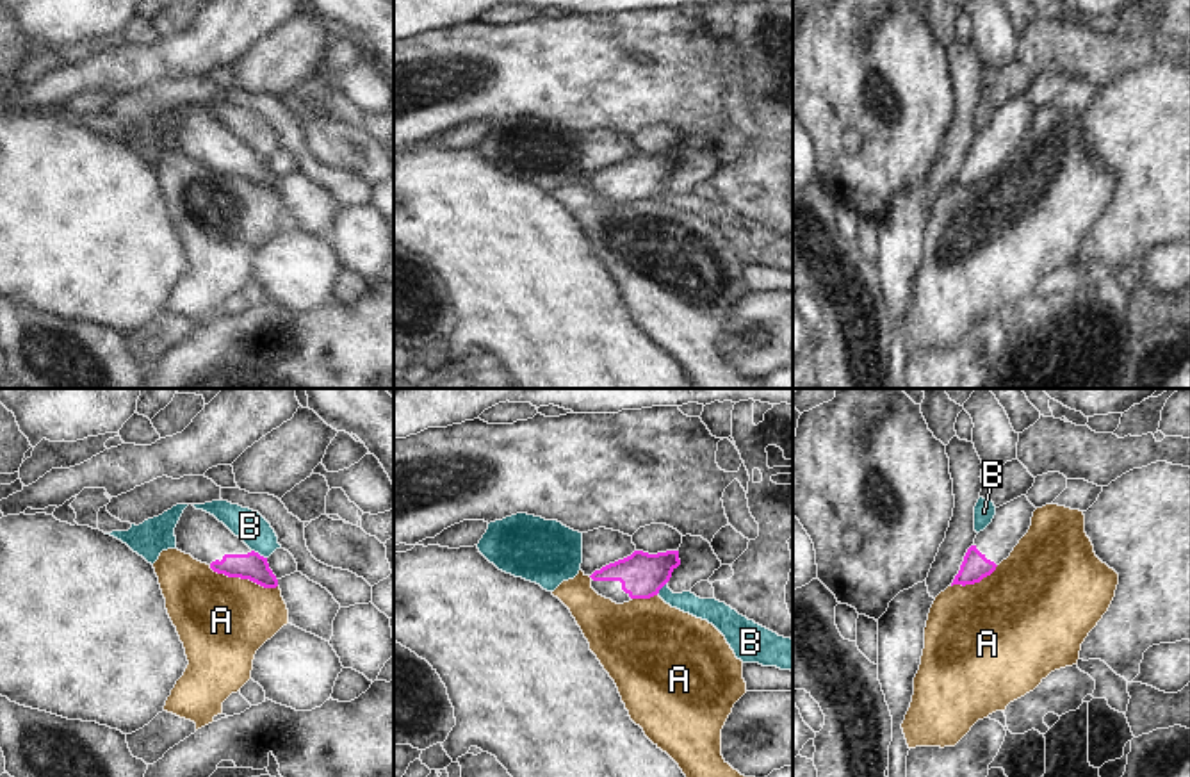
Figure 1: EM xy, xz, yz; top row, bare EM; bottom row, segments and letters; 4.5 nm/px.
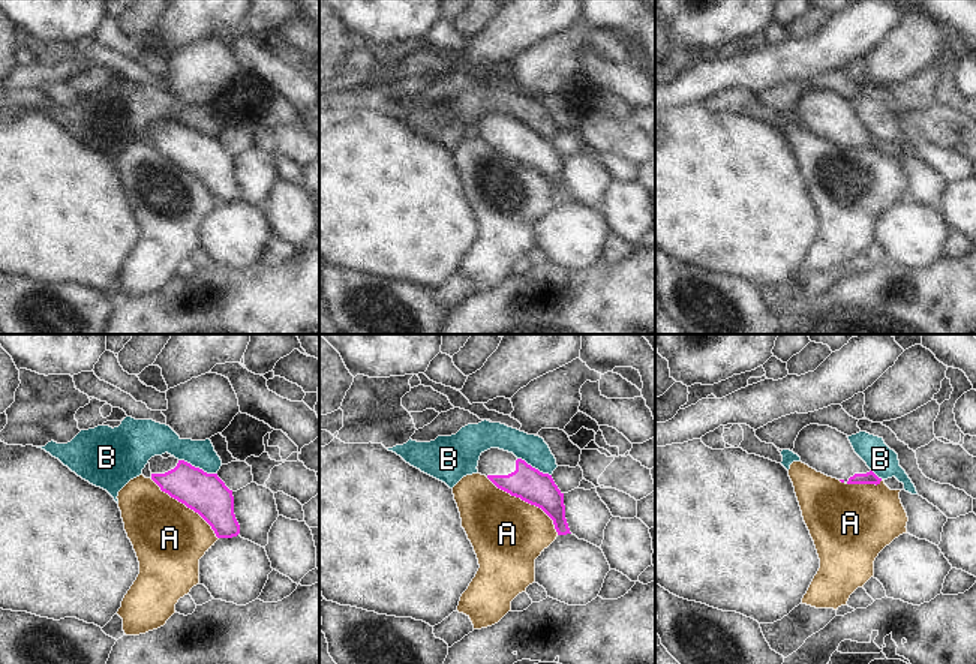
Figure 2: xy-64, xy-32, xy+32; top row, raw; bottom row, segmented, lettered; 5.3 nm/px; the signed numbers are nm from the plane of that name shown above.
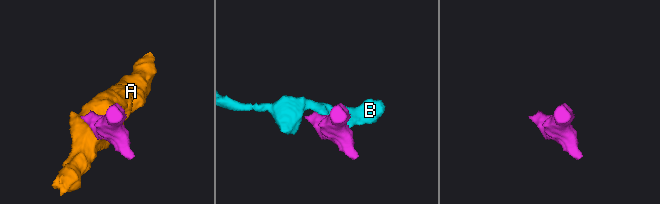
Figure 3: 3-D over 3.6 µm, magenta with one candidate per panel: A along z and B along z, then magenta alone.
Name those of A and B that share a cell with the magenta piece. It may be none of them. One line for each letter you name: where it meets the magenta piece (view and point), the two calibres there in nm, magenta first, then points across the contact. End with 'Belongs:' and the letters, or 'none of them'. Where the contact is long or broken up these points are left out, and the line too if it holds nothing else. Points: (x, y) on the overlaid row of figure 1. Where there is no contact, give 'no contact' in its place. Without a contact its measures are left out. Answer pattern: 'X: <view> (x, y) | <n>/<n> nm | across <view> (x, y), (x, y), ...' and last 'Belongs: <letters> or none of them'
Belongs: none of them

